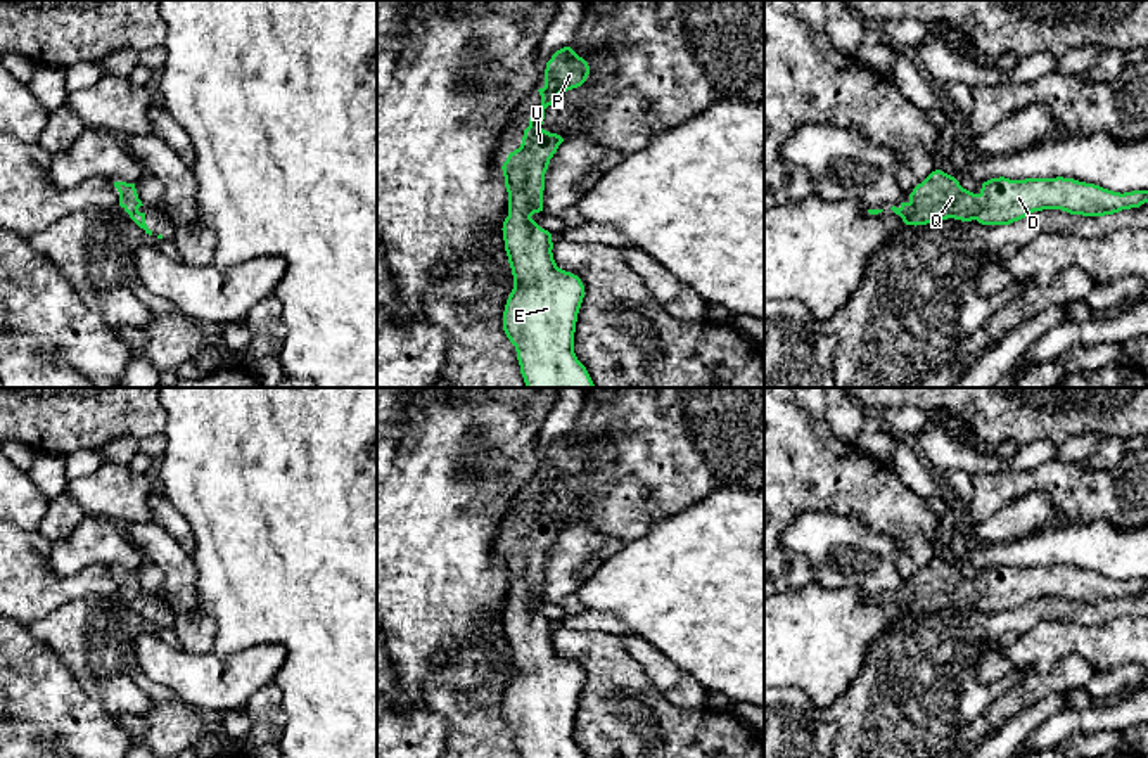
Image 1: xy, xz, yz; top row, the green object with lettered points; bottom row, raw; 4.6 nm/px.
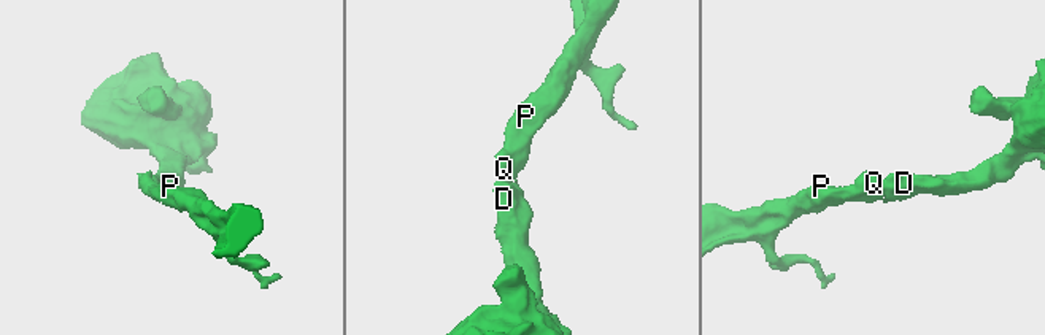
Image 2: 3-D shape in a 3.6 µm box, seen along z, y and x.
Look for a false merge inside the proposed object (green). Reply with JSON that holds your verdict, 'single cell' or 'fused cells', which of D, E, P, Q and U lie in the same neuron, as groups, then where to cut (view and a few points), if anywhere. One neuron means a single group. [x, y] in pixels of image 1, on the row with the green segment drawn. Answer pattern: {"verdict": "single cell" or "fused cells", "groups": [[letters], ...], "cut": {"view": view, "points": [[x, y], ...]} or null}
{"verdict": "single cell", "groups": [["D", "E", "P", "Q", "U"]], "cut": null}

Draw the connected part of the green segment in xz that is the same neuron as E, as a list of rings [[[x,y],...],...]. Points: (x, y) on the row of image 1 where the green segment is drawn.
[[[571,47],[546,62],[541,107],[529,118],[522,144],[503,163],[508,216],[503,241],[513,289],[503,312],[503,331],[515,346],[526,388],[595,388],[574,353],[577,313],[584,298],[581,279],[557,267],[552,234],[531,216],[543,211],[545,173],[564,138],[541,128],[545,109],[562,92],[581,87],[588,62]]]

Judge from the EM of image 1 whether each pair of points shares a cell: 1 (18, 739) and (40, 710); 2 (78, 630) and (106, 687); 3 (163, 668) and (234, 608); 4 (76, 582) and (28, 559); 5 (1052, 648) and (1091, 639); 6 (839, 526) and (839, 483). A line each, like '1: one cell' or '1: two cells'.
1: two cells
2: one cell
3: two cells
4: one cell
5: one cell
6: two cells

